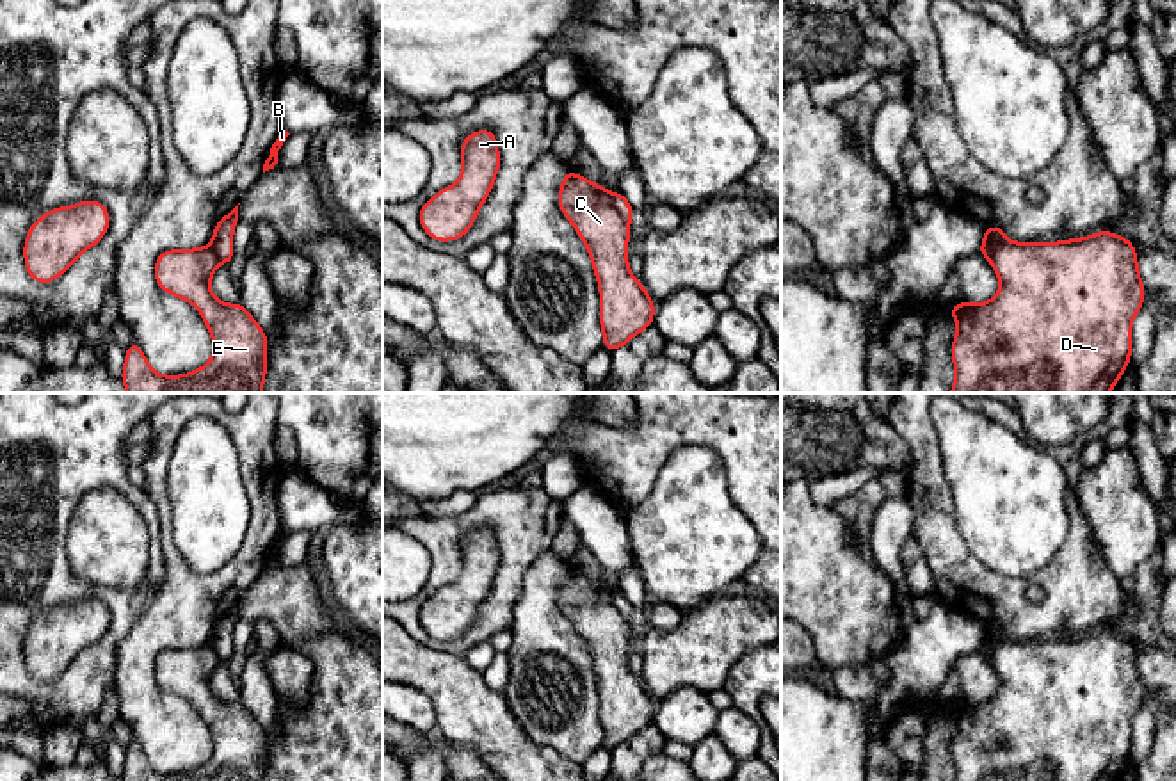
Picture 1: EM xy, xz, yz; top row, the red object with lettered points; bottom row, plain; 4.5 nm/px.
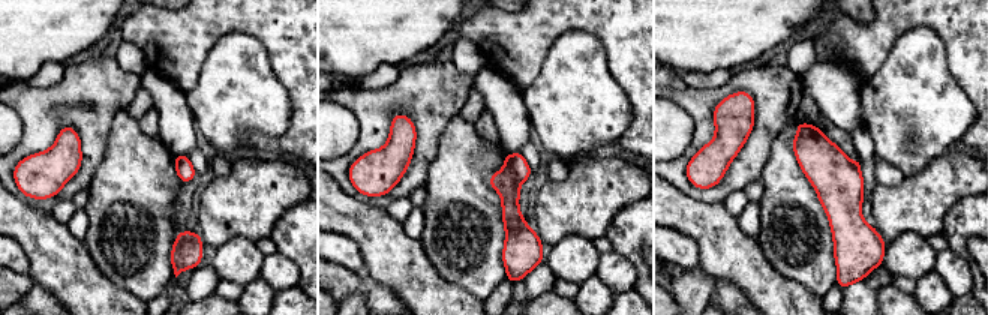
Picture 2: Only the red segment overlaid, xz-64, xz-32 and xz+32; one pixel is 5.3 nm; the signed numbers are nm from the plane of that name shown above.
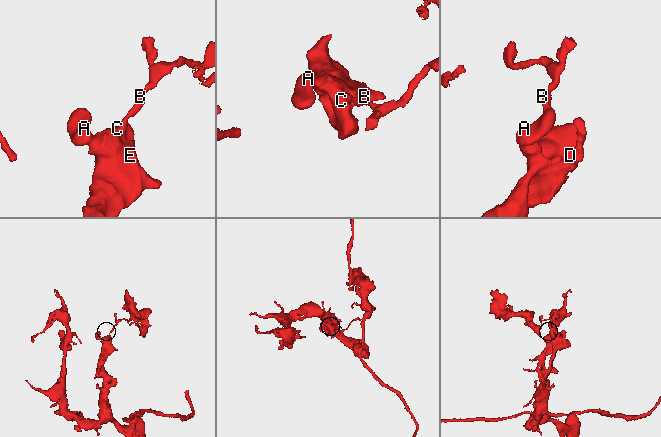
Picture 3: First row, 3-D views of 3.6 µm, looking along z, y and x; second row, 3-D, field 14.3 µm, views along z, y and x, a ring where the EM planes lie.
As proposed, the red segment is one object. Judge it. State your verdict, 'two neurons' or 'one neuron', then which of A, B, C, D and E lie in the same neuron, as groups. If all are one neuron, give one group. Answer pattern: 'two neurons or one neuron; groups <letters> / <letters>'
two neurons; groups A C D E / B

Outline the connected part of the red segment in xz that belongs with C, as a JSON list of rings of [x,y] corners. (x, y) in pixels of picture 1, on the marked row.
[[[569,169],[562,176],[559,206],[591,254],[600,286],[603,349],[626,345],[653,326],[655,301],[628,269],[630,222],[614,208],[612,194]]]

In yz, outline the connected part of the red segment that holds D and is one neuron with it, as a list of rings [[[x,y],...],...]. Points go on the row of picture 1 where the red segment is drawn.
[[[1099,231],[1062,242],[1009,242],[987,260],[1000,278],[998,294],[987,302],[946,308],[957,322],[950,393],[1110,393],[1130,365],[1132,320],[1146,299],[1135,246]]]

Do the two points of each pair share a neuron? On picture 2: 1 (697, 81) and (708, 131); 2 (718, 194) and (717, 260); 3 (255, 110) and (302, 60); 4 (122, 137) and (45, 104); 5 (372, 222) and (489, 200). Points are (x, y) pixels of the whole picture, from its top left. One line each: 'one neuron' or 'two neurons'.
1: two neurons
2: two neurons
3: two neurons
4: two neurons
5: two neurons

